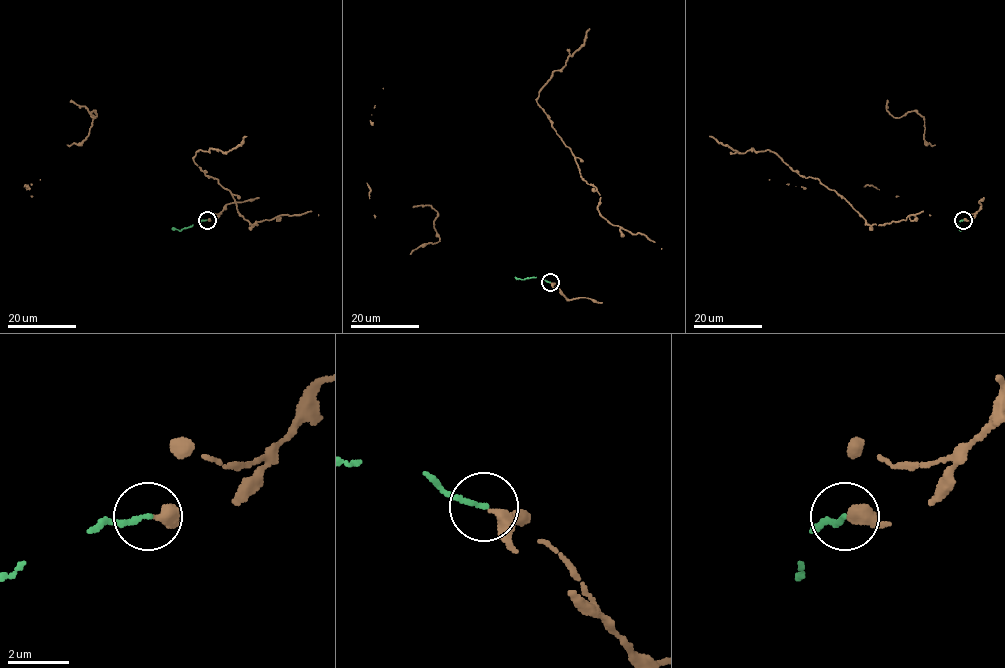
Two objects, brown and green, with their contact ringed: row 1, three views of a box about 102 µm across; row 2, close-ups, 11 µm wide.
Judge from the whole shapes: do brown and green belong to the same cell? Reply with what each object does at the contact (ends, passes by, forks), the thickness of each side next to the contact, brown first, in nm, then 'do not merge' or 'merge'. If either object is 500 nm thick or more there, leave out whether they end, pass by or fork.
brown ends | green ends | 420/160 nm | merge

